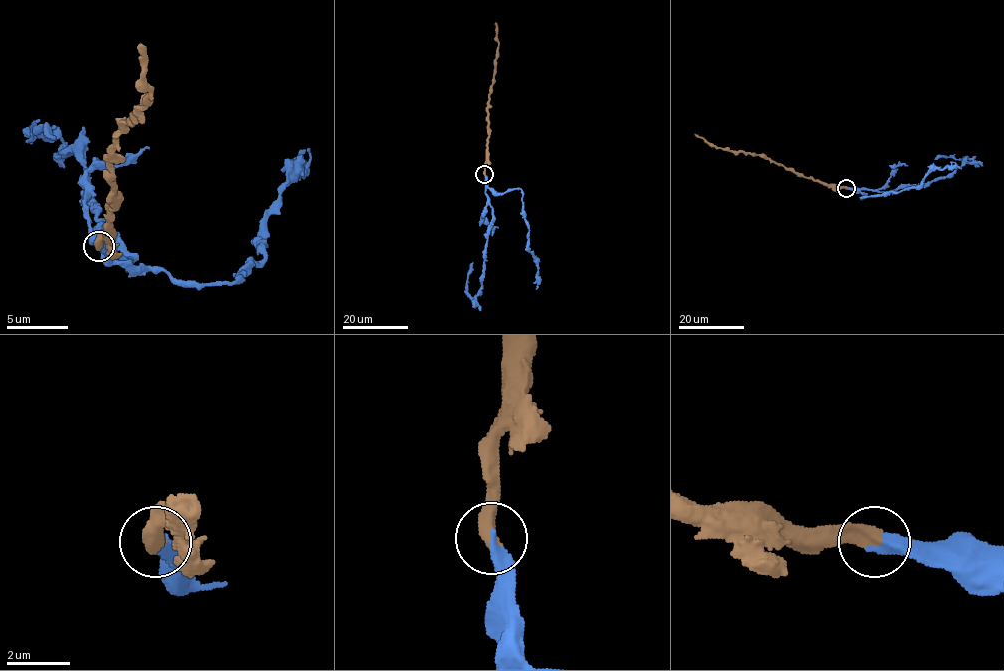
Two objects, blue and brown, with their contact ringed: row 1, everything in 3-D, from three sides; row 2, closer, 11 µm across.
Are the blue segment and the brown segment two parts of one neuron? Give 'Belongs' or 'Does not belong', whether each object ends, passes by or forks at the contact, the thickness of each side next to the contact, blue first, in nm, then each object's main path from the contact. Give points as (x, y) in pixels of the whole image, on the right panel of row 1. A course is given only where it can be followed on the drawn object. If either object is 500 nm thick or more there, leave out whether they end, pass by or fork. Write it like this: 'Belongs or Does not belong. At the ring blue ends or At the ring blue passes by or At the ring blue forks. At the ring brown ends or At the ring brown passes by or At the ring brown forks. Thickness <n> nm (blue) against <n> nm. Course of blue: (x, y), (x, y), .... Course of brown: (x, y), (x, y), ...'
Belongs. Thickness 400 nm (blue) against 550 nm. Course of blue: (847, 187), (881, 192), (908, 185), (928, 185), (948, 177), (972, 161), (944, 157), (934, 159). Course of brown: (846, 187), (824, 185), (799, 176), (758, 155), (717, 148), (694, 134)

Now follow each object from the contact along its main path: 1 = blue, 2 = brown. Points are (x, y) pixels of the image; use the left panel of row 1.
1: (99, 245), (130, 257), (103, 236), (87, 169), (60, 138), (32, 138), (35, 129), (54, 138)
2: (99, 245), (106, 236), (112, 211), (115, 138), (148, 99), (145, 56), (139, 44)

